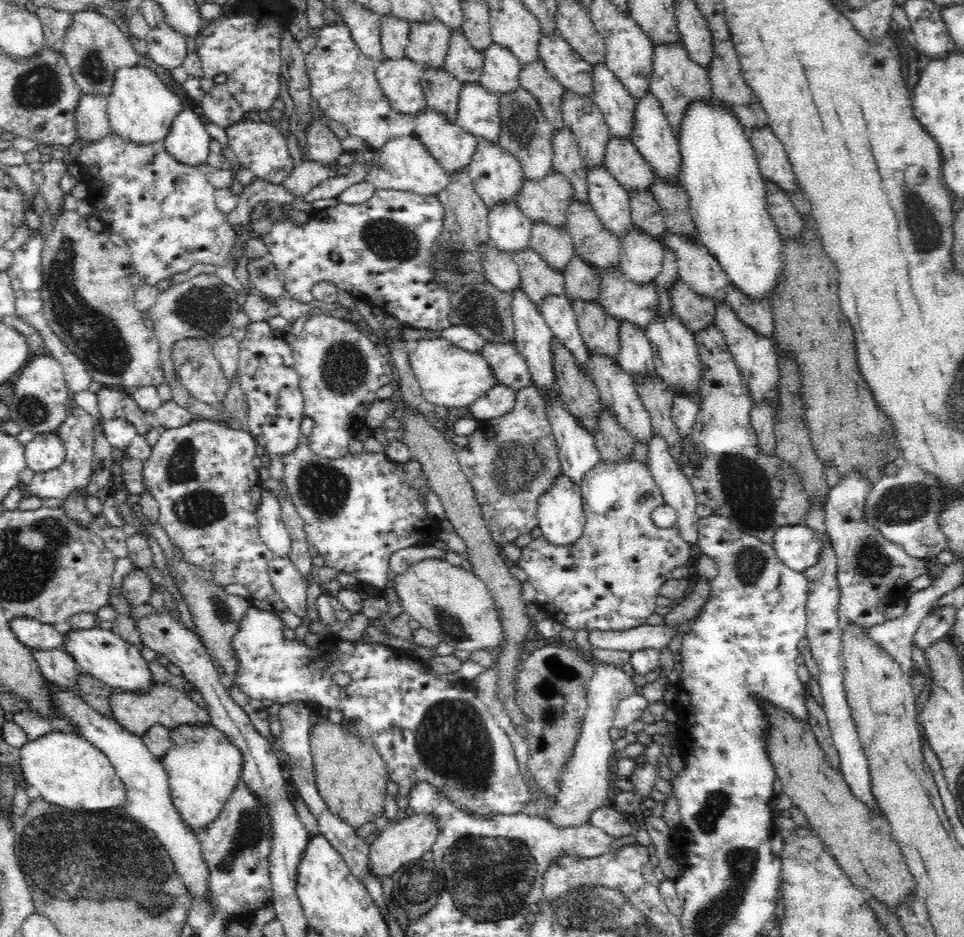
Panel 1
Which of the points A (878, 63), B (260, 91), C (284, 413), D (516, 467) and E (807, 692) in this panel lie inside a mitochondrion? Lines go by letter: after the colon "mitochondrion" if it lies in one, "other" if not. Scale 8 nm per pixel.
A: other
B: other
C: other
D: mitochondrion
E: other

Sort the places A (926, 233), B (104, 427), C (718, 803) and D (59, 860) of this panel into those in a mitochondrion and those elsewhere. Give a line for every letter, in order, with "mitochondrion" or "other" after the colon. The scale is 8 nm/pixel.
A: mitochondrion
B: other
C: mitochondrion
D: mitochondrion

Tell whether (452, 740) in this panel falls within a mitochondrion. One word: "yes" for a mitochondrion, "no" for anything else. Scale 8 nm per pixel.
yes

